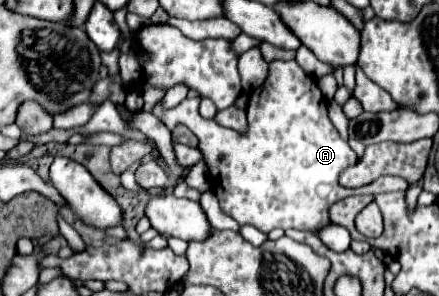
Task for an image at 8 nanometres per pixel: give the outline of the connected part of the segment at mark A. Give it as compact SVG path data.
M277 59L269 63L267 81L249 97L249 129L245 135L221 127L211 119L203 119L199 115L199 97L195 95L189 95L181 105L167 111L157 103L153 115L169 129L173 129L175 123L183 123L193 131L199 139L197 149L203 153L209 171L215 171L211 177L213 193L217 195L221 209L239 225L253 225L263 233L269 233L275 227L317 231L331 223L327 211L331 203L343 197L409 189L409 181L401 177L379 177L357 189L339 187L339 173L351 167L357 155L329 121L327 103L317 81L307 75L295 59Z

